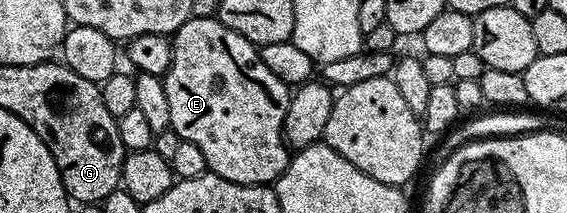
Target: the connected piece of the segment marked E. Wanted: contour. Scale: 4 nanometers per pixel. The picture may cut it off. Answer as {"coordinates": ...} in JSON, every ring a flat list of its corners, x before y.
{"coordinates":[[192,19,173,35,171,66,162,78,165,99,169,99,169,119,181,141,197,143,205,154,207,168,221,179,242,185,270,186,287,169,292,154,283,139,285,111,291,102,292,90,259,58,259,49,237,31,224,29,217,19]]}

